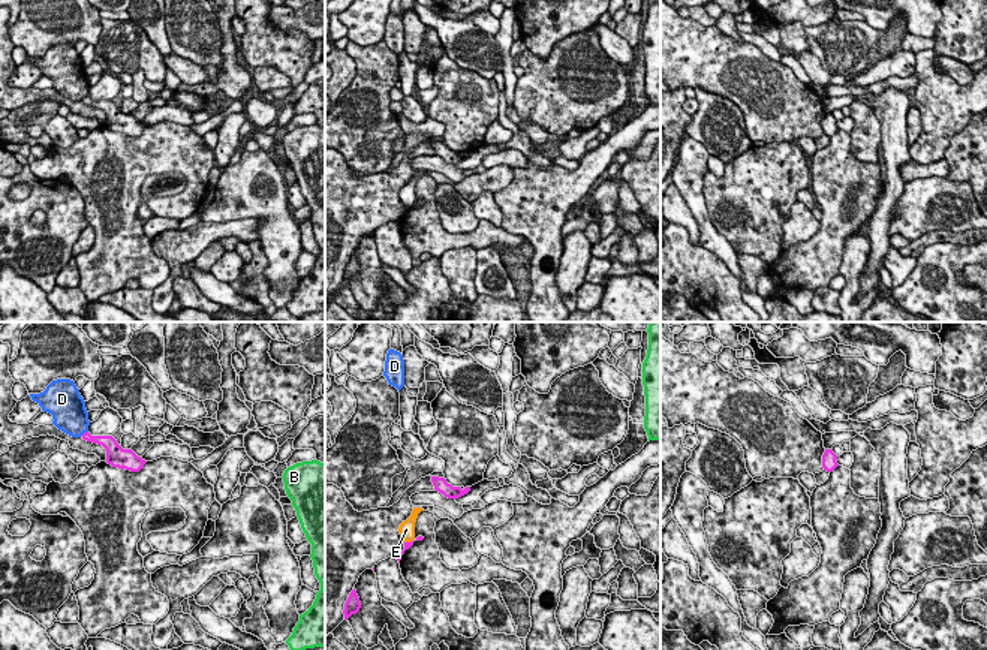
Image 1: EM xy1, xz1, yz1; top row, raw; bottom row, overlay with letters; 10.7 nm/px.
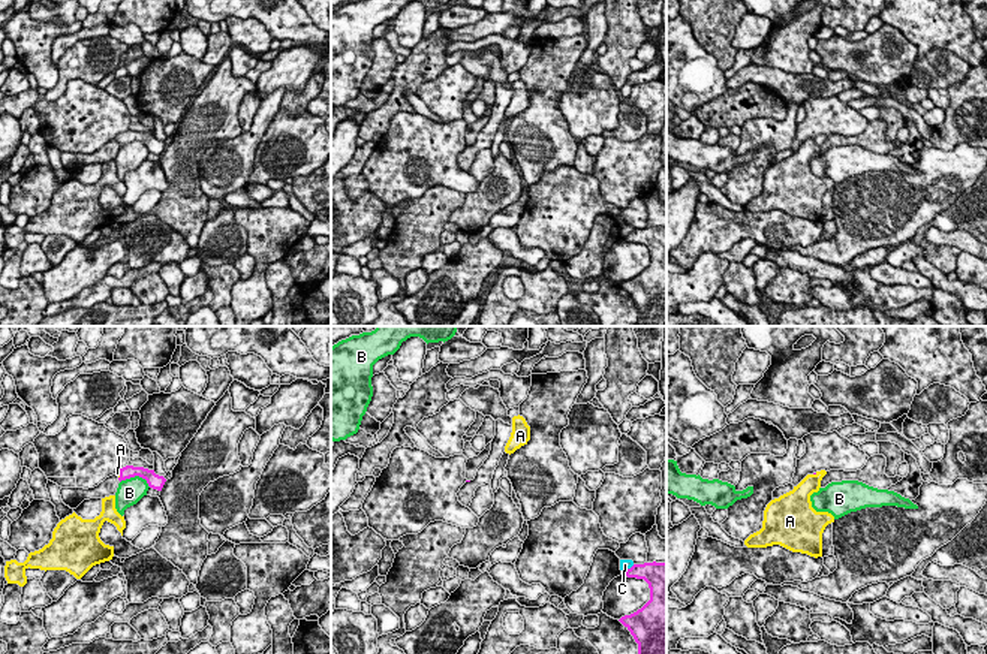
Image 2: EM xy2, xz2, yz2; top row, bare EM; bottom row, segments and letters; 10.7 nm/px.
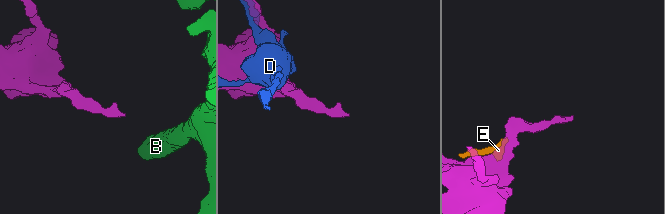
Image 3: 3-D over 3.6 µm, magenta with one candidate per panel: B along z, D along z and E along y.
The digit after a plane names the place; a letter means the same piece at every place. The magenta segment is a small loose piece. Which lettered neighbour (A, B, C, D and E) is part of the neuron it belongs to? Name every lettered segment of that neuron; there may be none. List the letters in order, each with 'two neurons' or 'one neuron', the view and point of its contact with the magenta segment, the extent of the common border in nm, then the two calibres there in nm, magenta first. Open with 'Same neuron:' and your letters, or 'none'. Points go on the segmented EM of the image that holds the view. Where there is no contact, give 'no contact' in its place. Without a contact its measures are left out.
Same neuron: A
A: one neuron; meets magenta in xy2 at (120, 475); contact 100 nm long; 140 nm thick on the magenta side, 50 nm on the other
B: two neurons; meets magenta in xy2 at (137, 475); contact 340 nm long; 160 nm thick on the magenta side, 280 nm on the other
C: two neurons; meets magenta in xz2 at (628, 569); contact 150 nm long; 220 nm thick on the magenta side, 120 nm on the other
D: two neurons; meets magenta in xy1 at (84, 433); contact 100 nm long; 130 nm thick on the magenta side, 360 nm on the other
E: two neurons; meets magenta in xz1 at (408, 542); contact 100 nm long; 70 nm thick on the magenta side, 170 nm on the other

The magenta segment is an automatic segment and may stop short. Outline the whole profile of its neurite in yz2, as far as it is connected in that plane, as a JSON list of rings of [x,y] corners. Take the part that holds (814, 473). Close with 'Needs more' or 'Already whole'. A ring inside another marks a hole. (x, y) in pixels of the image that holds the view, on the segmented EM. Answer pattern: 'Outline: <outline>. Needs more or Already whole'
Outline: [[[825,470],[807,474],[792,491],[771,500],[764,510],[762,528],[750,534],[747,548],[780,545],[792,552],[822,557],[822,533],[834,522],[828,512],[816,512],[810,495],[818,492]]]. Needs more

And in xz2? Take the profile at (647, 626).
Outline: [[[666,563],[634,564],[625,576],[644,579],[650,600],[619,621],[638,644],[638,654],[666,654]]]. Already whole

